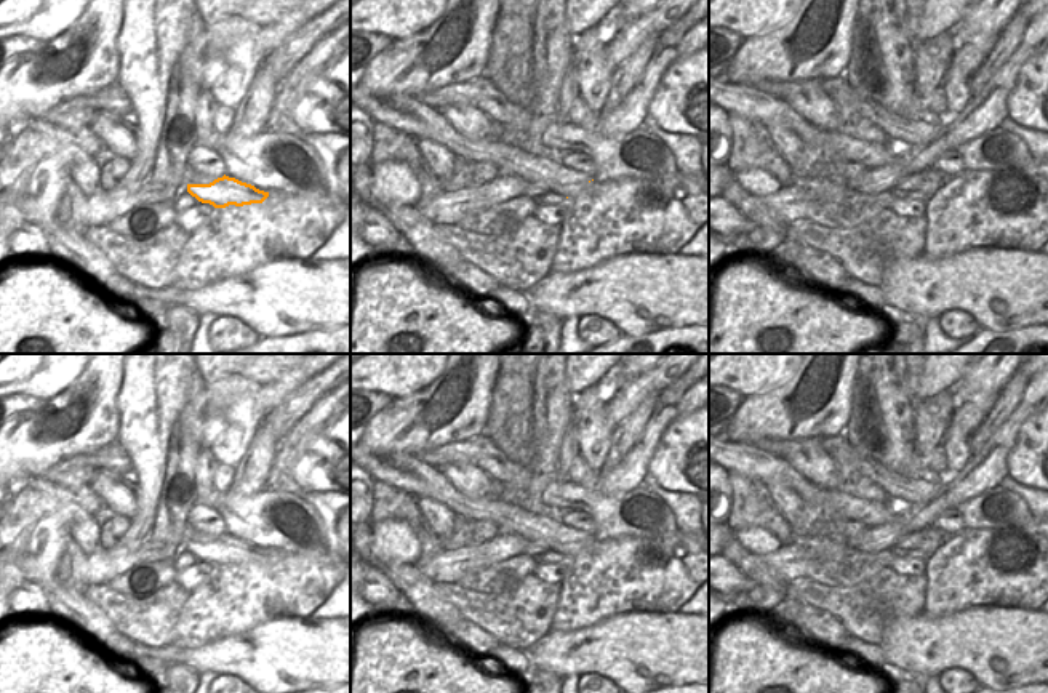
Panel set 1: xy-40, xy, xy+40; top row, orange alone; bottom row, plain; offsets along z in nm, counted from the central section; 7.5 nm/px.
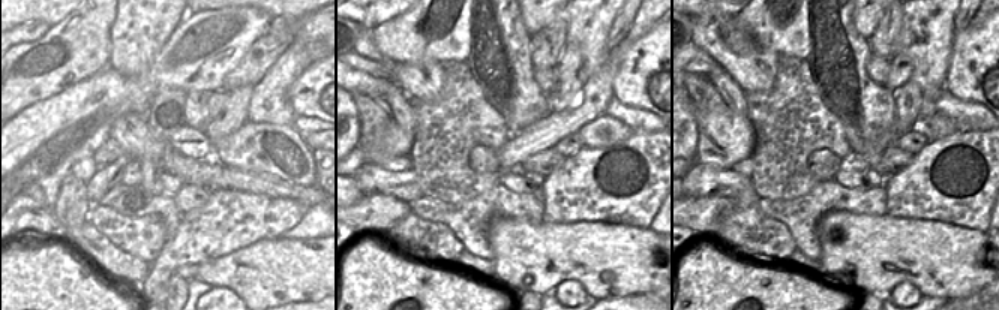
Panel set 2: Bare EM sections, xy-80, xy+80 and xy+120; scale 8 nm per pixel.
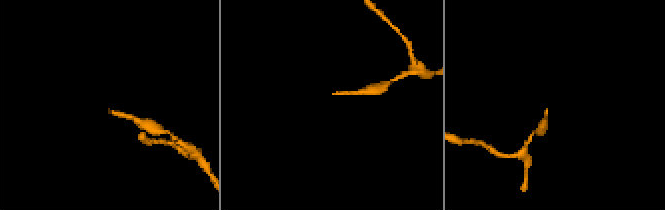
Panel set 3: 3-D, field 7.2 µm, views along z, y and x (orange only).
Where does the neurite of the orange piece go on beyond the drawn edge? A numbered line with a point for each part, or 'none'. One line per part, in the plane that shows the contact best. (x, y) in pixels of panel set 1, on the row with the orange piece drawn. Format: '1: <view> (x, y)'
1: xy-40 (165, 170)

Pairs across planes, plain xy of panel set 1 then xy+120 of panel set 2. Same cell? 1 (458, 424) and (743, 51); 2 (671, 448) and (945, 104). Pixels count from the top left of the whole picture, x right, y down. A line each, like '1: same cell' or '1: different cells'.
1: different cells
2: different cells

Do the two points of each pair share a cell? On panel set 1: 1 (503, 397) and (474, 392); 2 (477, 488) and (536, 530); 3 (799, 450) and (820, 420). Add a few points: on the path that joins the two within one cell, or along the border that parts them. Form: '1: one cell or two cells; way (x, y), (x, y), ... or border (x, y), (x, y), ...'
1: two cells; border (498, 370), (490, 394), (490, 416), (482, 432)
2: two cells; border (455, 487), (469, 498), (500, 500)
3: two cells; border (821, 437), (768, 439)

